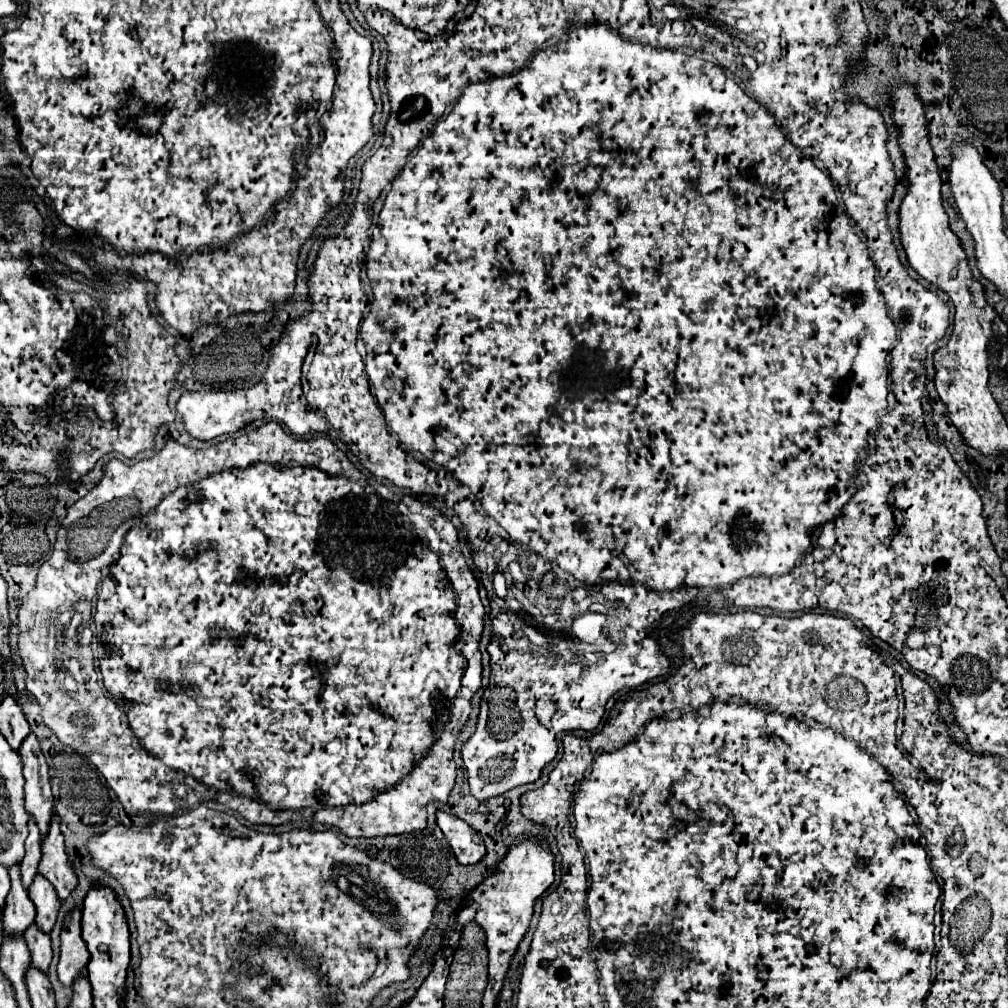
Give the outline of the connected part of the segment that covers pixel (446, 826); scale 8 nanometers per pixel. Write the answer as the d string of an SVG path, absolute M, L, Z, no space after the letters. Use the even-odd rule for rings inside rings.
M438 812L436 822L438 822L440 830L444 832L458 864L464 864L464 866L478 864L484 858L486 848L474 828L470 828L456 816L448 816L446 812Z

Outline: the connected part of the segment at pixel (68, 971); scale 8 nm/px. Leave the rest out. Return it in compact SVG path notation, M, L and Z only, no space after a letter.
M72 910L66 916L66 926L62 932L62 954L58 962L58 978L64 986L72 986L74 980L82 974L86 964L90 962L90 952L82 938L80 928L80 910Z

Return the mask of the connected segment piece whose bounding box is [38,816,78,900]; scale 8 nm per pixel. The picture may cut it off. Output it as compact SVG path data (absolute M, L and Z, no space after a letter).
M54 816L50 824L50 832L42 844L42 860L38 864L38 872L54 886L60 900L66 900L78 886L78 878L68 862L64 850L64 836L58 826L60 818Z

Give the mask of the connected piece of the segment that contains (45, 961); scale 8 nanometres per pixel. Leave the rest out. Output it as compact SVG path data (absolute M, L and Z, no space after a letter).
M34 924L26 932L26 944L32 956L32 966L38 968L40 972L48 974L48 966L52 962L52 946L50 946L50 936L44 936Z

